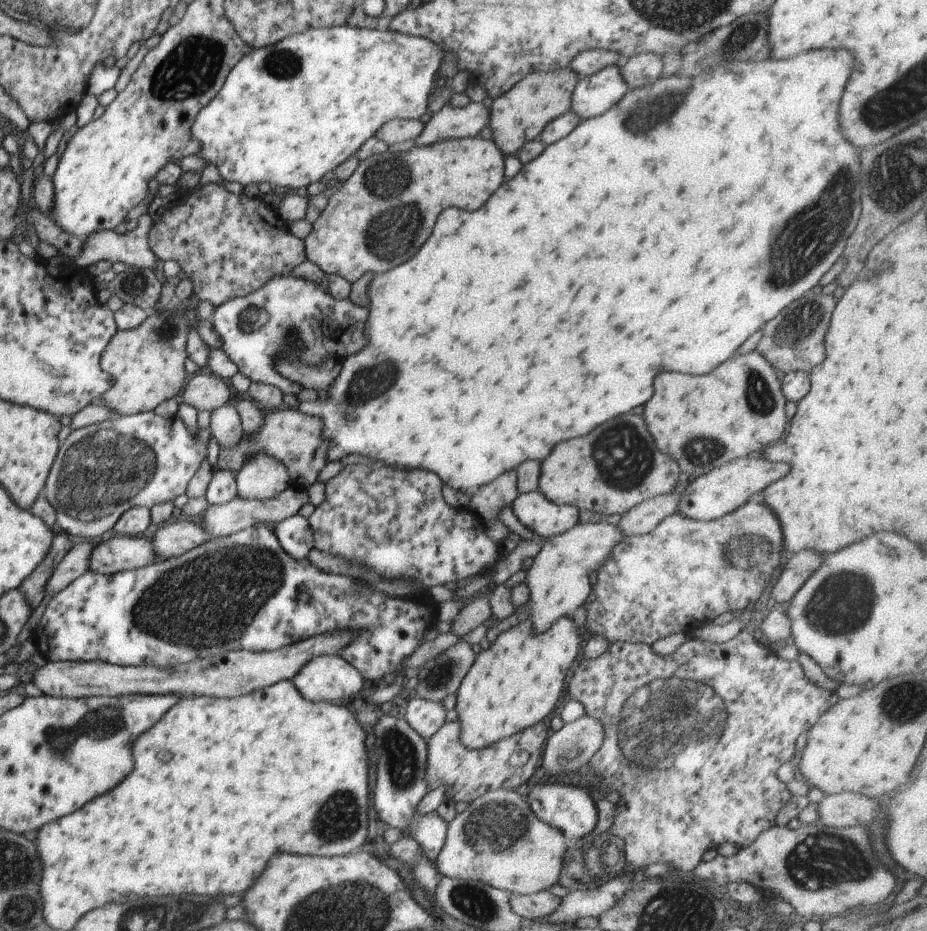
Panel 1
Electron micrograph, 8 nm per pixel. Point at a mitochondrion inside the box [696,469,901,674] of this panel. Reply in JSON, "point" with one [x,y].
{"point":[825,615]}

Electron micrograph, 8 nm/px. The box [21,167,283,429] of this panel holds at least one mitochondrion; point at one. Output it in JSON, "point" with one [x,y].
{"point":[251,320]}

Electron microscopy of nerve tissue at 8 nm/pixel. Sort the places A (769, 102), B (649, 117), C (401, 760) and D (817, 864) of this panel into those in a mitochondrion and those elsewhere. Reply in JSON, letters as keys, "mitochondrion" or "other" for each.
{"A":"other","B":"mitochondrion","C":"mitochondrion","D":"mitochondrion"}

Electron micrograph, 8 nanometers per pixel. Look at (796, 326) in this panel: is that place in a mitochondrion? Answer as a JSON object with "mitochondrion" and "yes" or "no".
{"mitochondrion":"yes"}

